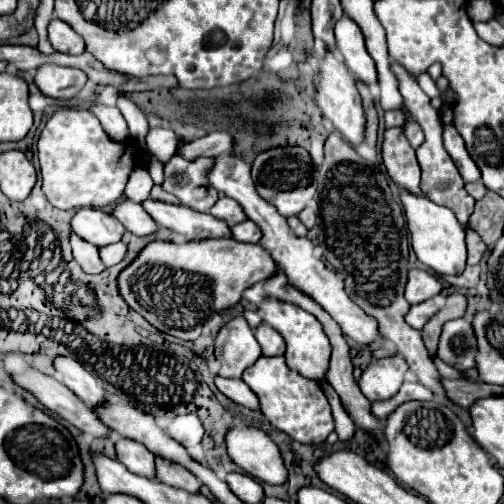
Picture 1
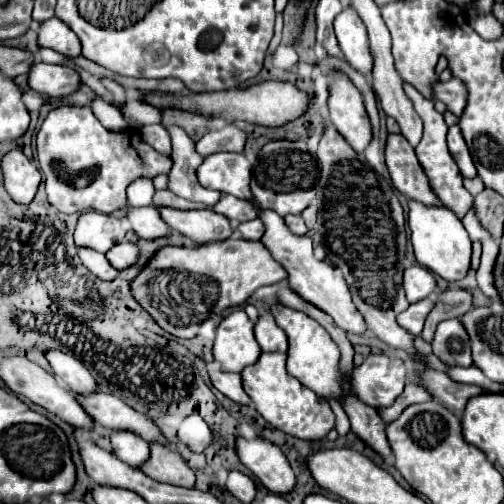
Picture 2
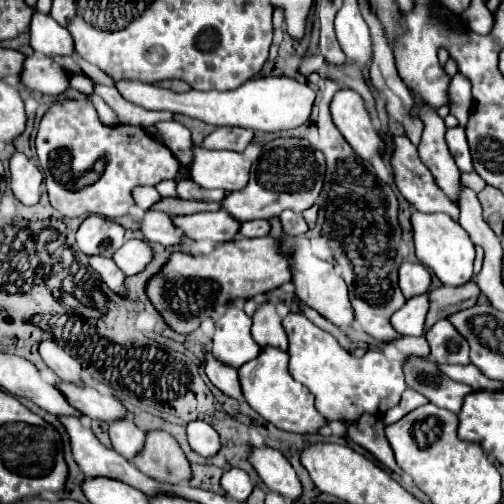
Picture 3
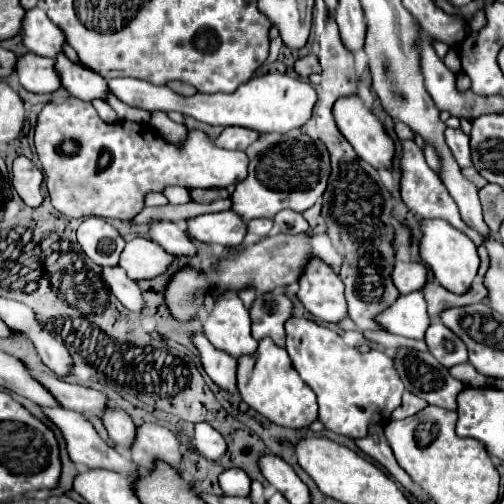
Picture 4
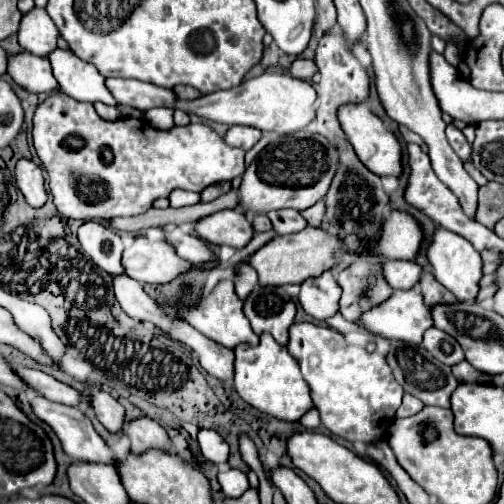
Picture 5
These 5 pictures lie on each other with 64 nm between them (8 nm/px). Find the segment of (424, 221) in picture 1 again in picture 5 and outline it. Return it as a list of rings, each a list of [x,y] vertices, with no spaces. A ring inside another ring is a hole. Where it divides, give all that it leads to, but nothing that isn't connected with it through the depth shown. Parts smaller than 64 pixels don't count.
[[[436,226],[430,246],[426,248],[426,258],[432,264],[432,274],[434,278],[448,288],[460,302],[468,302],[474,300],[478,294],[478,280],[482,276],[482,260],[476,248],[472,248],[472,244],[468,240],[464,240],[462,236],[458,236],[456,232],[446,230],[444,226]]]

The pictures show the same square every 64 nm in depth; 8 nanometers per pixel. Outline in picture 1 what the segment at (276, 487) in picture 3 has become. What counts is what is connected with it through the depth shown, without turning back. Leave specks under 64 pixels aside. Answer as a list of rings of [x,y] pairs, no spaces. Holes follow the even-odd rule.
[[[232,426],[228,428],[226,450],[232,462],[236,462],[250,476],[268,482],[268,484],[284,484],[286,468],[278,446],[268,438],[266,432],[254,426]]]

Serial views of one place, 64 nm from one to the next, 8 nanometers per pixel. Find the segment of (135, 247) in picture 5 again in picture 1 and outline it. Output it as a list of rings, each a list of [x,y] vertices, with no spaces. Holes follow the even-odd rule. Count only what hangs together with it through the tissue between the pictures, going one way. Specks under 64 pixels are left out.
[[[116,242],[116,244],[108,244],[104,248],[98,248],[100,252],[100,260],[104,260],[106,266],[112,266],[116,262],[120,262],[126,254],[126,244],[124,242]]]

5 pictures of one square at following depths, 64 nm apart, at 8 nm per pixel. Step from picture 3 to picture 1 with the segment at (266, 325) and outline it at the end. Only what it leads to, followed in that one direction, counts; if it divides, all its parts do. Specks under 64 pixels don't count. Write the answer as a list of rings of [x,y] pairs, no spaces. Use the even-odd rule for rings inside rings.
[[[260,324],[260,326],[254,330],[254,336],[256,336],[256,340],[258,340],[264,356],[280,356],[280,354],[284,354],[286,346],[284,346],[282,336],[280,336],[276,330],[272,330],[270,326]]]

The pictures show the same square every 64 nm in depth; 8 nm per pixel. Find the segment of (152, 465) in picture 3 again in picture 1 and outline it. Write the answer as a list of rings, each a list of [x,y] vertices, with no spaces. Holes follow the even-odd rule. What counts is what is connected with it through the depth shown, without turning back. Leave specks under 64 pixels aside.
[[[156,456],[156,478],[168,486],[174,486],[186,492],[200,492],[200,482],[196,480],[194,474],[160,456]]]

